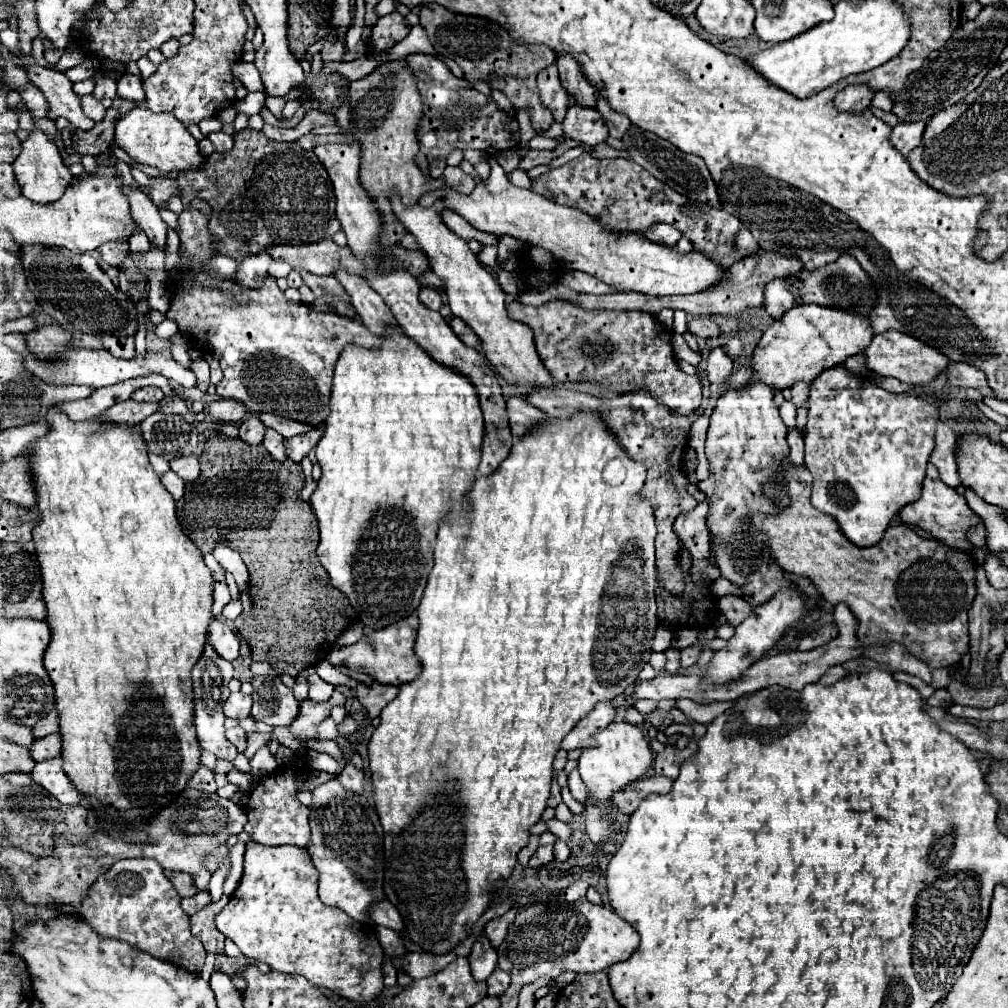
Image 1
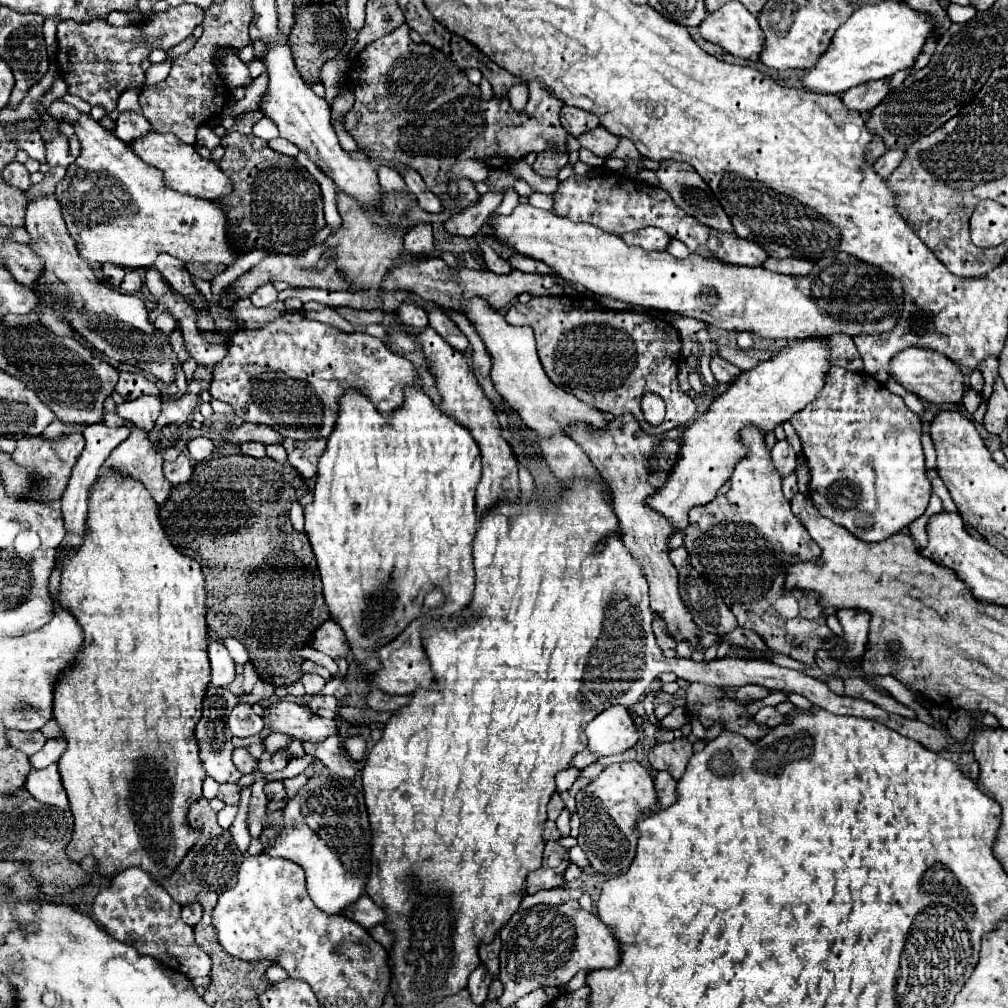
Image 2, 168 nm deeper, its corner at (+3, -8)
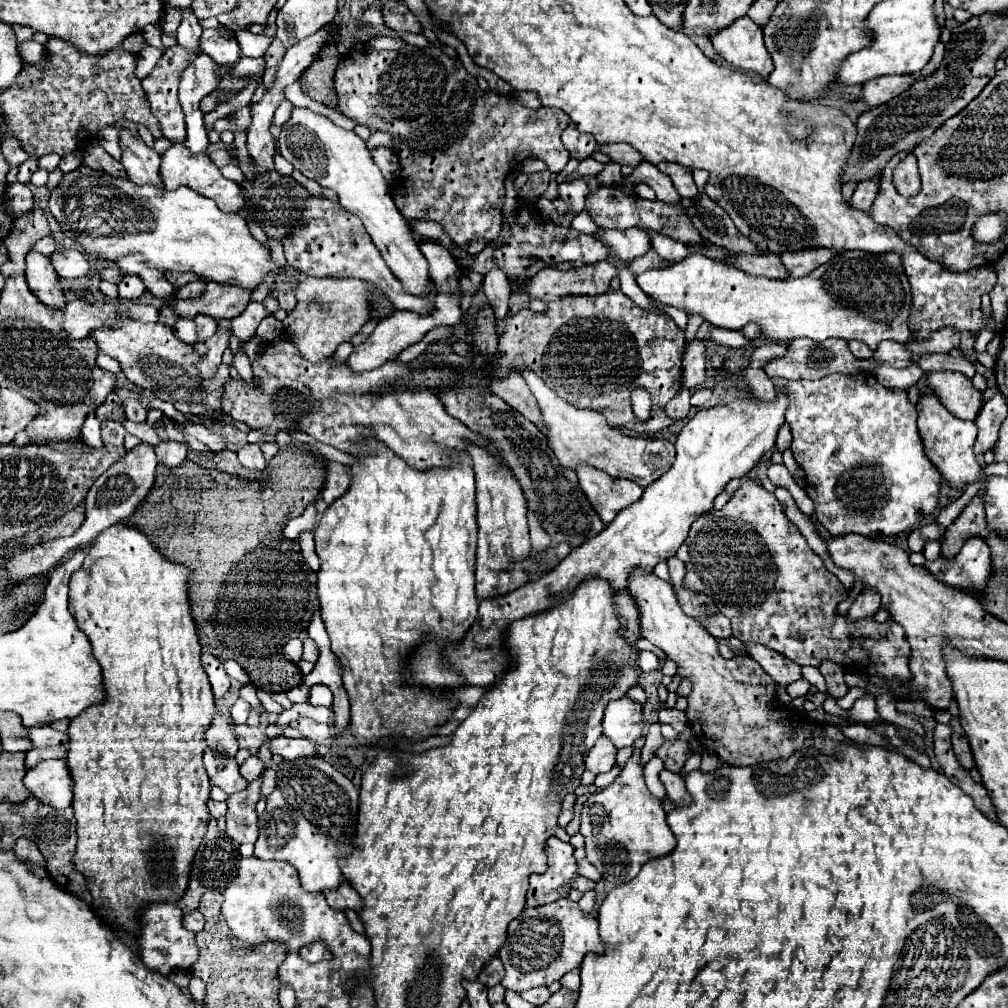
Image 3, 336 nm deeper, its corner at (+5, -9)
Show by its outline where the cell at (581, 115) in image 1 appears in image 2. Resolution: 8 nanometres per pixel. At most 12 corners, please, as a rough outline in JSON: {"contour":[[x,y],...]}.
{"contour":[[602,127],[584,133],[580,145],[608,157],[620,139]]}

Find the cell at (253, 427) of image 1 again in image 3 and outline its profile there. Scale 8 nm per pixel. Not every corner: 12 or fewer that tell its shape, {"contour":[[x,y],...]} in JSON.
{"contour":[[246,444],[238,452],[242,466],[264,470],[266,460],[258,444]]}

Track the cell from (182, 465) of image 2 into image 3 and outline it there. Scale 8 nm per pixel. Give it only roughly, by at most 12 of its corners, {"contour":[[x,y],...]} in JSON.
{"contour":[[160,442],[156,456],[170,470],[178,468],[188,454],[180,442]]}

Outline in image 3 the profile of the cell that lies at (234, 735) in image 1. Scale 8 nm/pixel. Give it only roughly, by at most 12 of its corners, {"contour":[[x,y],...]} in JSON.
{"contour":[[256,756],[240,764],[240,774],[248,782],[258,778],[262,762]]}

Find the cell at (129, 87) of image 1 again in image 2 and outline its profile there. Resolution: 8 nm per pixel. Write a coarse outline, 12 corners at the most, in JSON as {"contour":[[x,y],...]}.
{"contour":[[120,113],[114,135],[130,145],[152,127],[144,115]]}

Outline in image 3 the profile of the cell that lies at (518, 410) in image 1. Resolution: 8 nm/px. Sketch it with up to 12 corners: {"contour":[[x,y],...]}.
{"contour":[[590,464],[574,472],[604,524],[642,498],[634,480],[616,480]]}

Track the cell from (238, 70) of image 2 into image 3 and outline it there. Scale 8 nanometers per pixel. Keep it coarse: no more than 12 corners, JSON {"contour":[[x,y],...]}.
{"contour":[[204,30],[200,50],[216,64],[236,64],[240,48],[224,30]]}

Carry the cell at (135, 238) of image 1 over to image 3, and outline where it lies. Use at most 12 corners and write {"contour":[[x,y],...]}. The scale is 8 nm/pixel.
{"contour":[[124,276],[120,298],[132,300],[146,292],[140,276]]}

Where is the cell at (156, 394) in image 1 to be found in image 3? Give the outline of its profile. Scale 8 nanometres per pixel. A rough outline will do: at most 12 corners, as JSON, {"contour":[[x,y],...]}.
{"contour":[[126,418],[122,426],[128,434],[138,436],[152,446],[160,442],[156,430],[146,420],[132,422]]}

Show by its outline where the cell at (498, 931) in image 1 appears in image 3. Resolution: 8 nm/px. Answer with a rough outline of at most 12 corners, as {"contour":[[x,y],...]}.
{"contour":[[494,956],[478,974],[480,984],[490,988],[504,976],[502,962]]}

